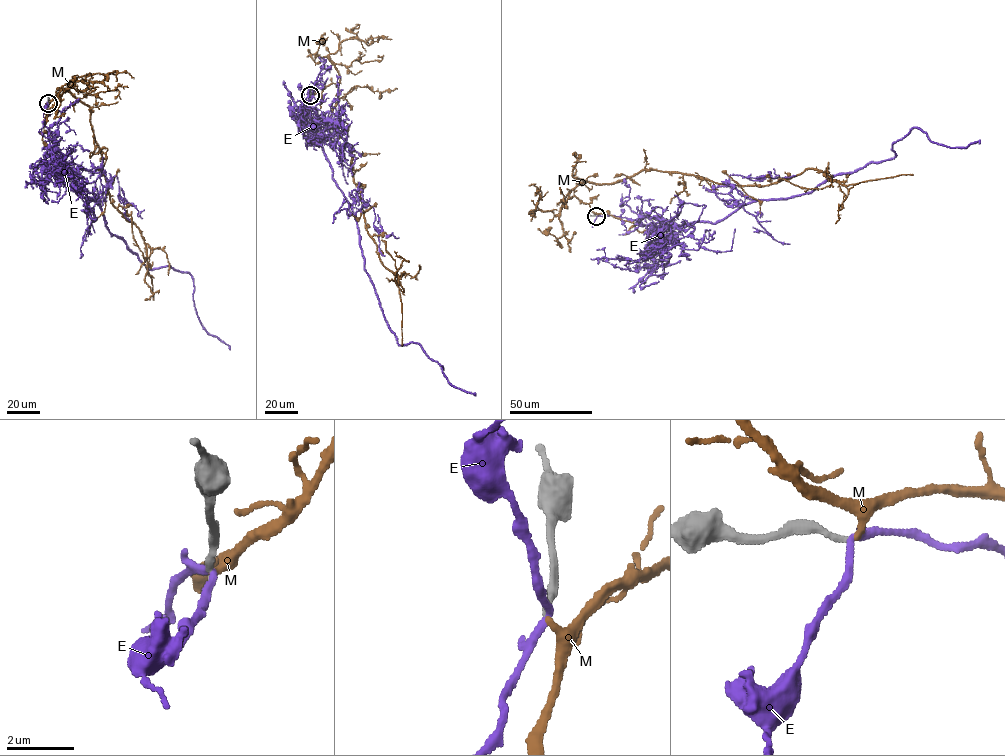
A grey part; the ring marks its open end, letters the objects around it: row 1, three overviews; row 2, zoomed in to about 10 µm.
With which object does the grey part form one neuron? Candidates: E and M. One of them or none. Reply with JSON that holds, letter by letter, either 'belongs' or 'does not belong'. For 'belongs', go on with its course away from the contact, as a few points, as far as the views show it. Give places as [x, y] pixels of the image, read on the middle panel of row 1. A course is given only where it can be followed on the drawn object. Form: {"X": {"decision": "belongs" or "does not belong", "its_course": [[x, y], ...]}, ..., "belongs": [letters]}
{"E": {"decision": "does not belong"}, "M": {"decision": "belongs", "its_course": [[310, 95], [337, 85], [331, 123], [350, 150], [367, 233], [382, 264], [399, 276], [401, 345]]}, "belongs": ["M"]}

